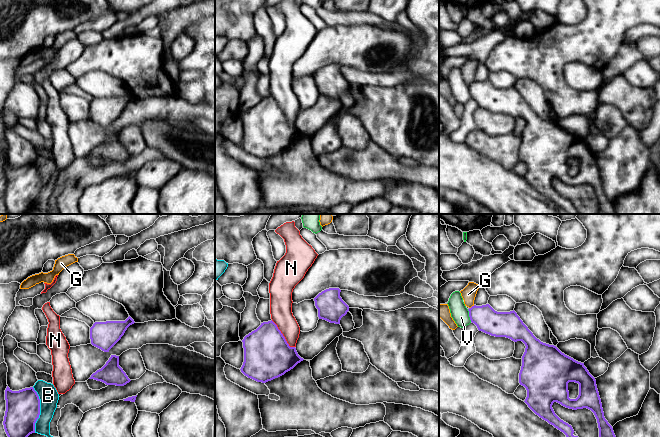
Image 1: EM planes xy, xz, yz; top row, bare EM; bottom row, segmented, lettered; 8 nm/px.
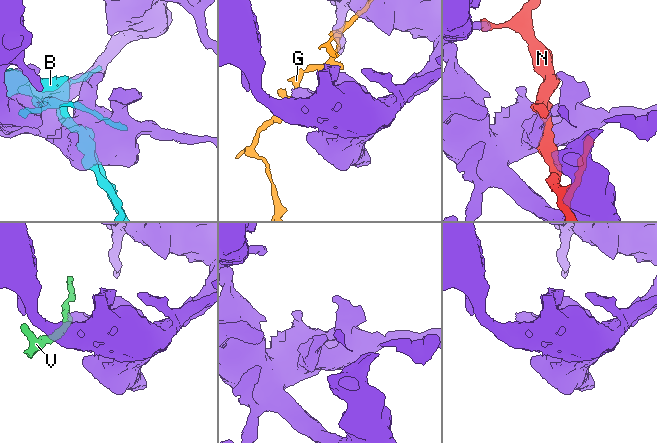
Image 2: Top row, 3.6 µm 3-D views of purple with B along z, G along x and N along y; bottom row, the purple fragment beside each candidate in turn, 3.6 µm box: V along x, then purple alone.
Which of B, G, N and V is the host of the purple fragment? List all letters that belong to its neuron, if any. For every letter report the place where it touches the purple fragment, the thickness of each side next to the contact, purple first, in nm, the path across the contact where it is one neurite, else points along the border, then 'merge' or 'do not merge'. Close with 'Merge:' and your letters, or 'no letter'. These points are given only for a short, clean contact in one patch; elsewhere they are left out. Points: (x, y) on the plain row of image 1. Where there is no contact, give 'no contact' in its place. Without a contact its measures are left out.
B: meets purple in xy at (39, 186); 280 nm thick on the purple side, 160 nm on the other; do not merge
G: meets purple in yz at (472, 82); 200 nm thick on the purple side, 120 nm on the other; do not merge
N: meets purple in xz at (282, 111); 380 nm thick on the purple side, 180 nm on the other; do not merge
V: meets purple in yz at (469, 91); 200 nm thick on the purple side, 140 nm on the other; border along yz (467, 85), (471, 97); do not merge
Merge: no letter

